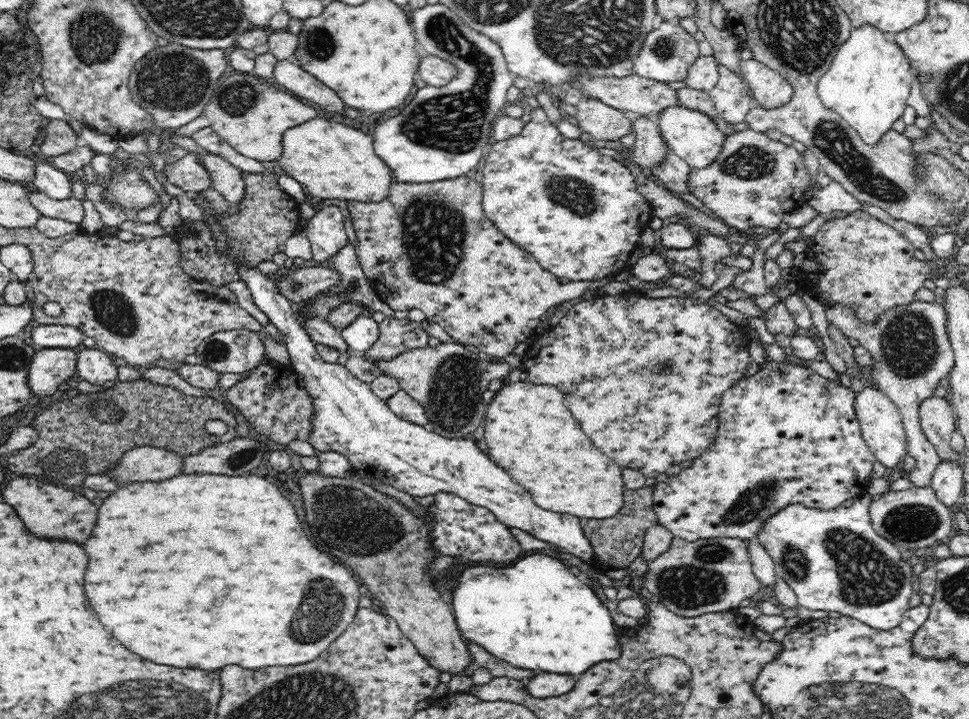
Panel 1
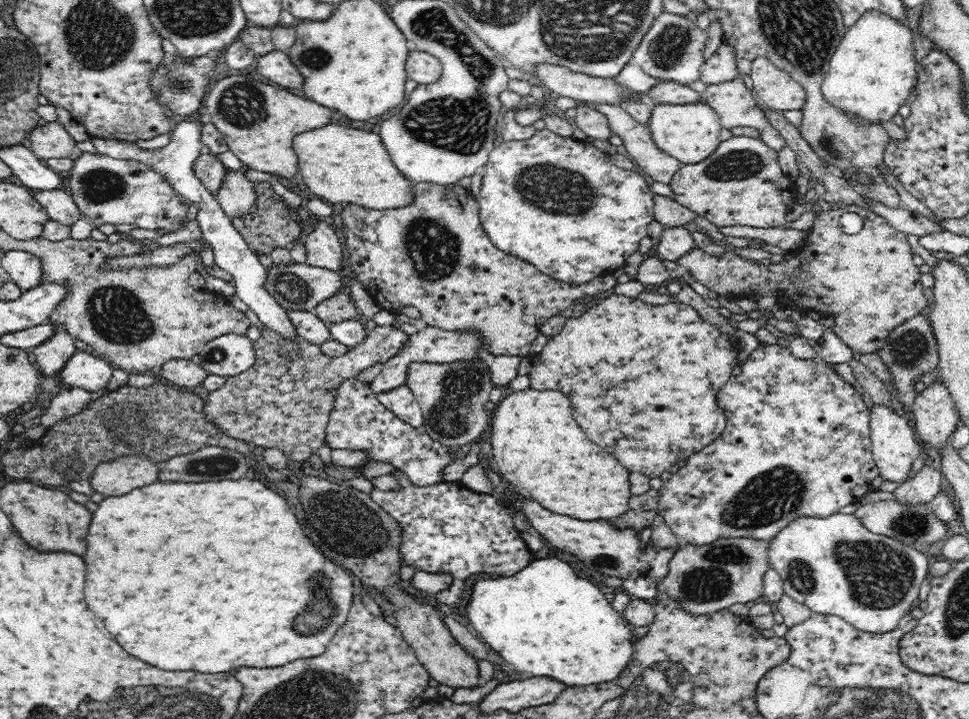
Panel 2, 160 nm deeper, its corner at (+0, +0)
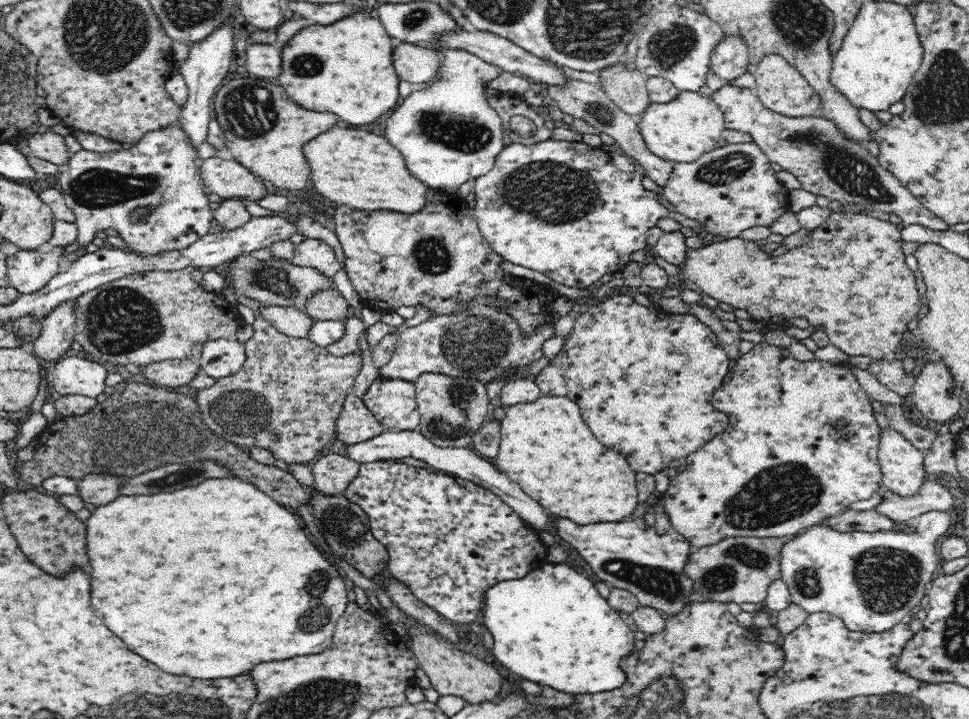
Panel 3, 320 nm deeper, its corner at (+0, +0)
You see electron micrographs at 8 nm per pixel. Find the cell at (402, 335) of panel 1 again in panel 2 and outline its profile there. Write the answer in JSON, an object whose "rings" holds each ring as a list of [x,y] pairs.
{"rings":[[[377,325],[367,334],[366,338],[353,346],[347,354],[340,357],[324,355],[320,345],[305,341],[304,338],[284,338],[275,330],[264,326],[260,329],[260,337],[253,342],[256,360],[251,368],[237,376],[226,377],[226,381],[217,390],[210,391],[208,400],[203,403],[202,414],[222,433],[245,443],[252,442],[263,448],[281,450],[288,460],[307,464],[310,456],[327,444],[326,429],[328,429],[330,413],[333,409],[335,396],[347,380],[362,374],[377,363],[386,363],[393,358],[402,346],[408,342],[408,335],[396,329],[395,326]]]}

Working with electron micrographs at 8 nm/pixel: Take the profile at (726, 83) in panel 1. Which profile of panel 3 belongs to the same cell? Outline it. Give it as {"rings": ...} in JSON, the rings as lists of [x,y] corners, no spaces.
{"rings":[[[726,85],[718,92],[711,94],[714,102],[720,107],[728,130],[737,130],[748,134],[756,146],[767,155],[768,161],[779,164],[786,172],[791,172],[800,182],[800,189],[816,196],[825,196],[830,201],[862,205],[868,209],[894,214],[902,224],[919,224],[932,230],[948,230],[949,224],[932,214],[887,168],[884,168],[876,156],[872,156],[866,142],[848,138],[835,122],[822,116],[787,117],[766,108],[755,95],[753,89]]]}

